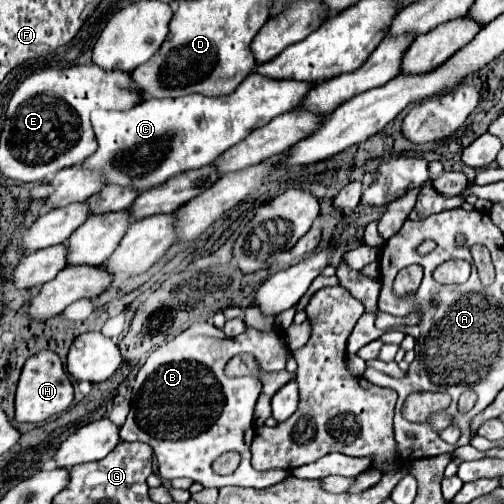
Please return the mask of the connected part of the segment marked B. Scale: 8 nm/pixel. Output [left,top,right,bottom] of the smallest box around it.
[120,323,290,487]

